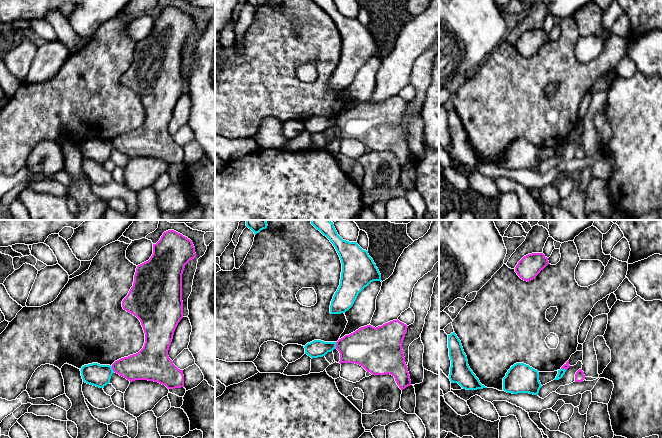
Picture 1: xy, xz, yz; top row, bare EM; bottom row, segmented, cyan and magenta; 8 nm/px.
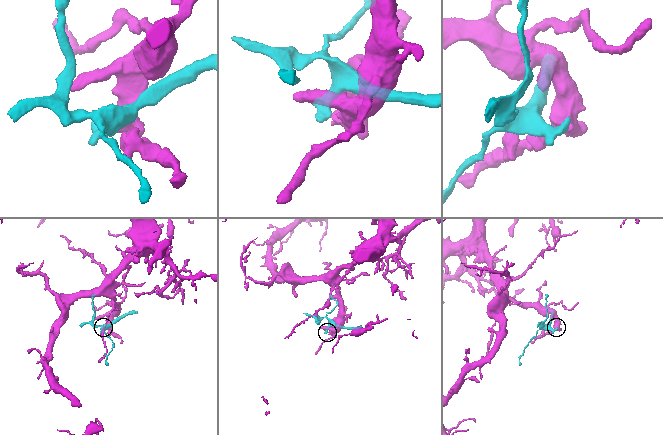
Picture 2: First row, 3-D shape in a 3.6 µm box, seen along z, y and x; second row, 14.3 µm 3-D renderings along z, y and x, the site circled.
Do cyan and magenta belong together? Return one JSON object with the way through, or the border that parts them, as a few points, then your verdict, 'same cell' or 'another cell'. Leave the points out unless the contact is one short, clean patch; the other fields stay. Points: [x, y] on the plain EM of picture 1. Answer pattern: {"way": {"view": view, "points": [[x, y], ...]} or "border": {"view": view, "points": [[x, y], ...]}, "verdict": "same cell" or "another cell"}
{"border": {"view": "xz", "points": [[335, 118], [336, 124]]}, "verdict": "another cell"}

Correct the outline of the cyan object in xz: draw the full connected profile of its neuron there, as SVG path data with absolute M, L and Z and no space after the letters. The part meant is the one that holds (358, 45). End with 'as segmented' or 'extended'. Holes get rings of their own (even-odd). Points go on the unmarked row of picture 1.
M312 0L335 23L341 39L340 61L330 81L331 90L348 87L358 70L373 57L381 57L381 50L368 27L363 26L357 18L343 16L334 0Z; as segmented

